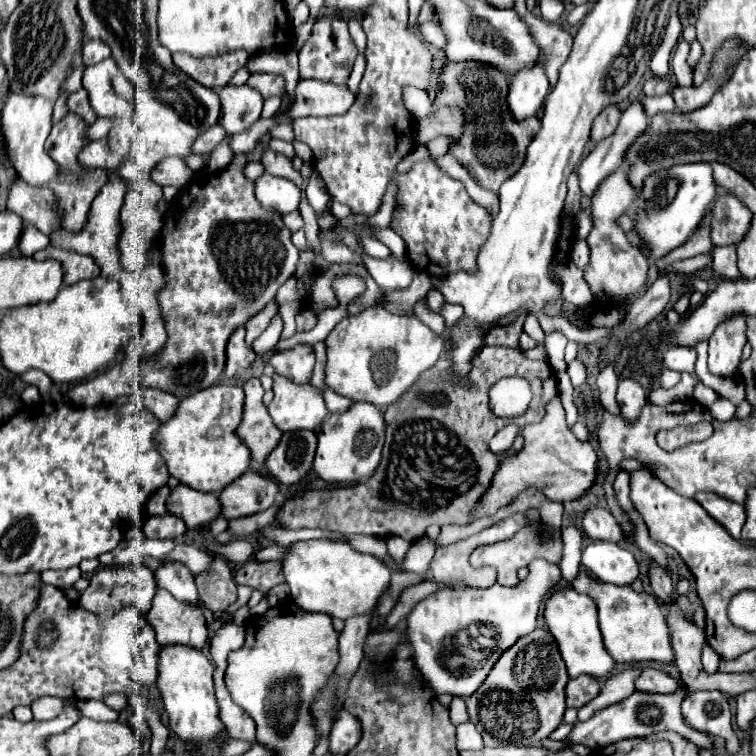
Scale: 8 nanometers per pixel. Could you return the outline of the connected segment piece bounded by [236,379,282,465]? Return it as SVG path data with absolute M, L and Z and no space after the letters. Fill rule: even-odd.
M248 379L244 385L244 393L246 393L244 419L236 433L250 449L252 459L262 465L272 447L276 447L276 443L280 441L282 431L274 425L268 407L262 403L264 389L260 385L260 379Z

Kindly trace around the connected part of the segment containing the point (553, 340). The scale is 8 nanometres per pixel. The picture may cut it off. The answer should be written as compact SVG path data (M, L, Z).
M558 331L548 334L545 338L544 346L549 354L549 363L557 372L567 371L568 366L564 361L567 342L566 337Z

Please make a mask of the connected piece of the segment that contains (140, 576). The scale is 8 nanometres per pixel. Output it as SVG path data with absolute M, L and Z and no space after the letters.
M120 565L120 567L102 567L98 569L92 579L90 587L80 595L78 607L94 613L98 621L104 621L106 617L112 617L116 611L126 609L130 605L136 605L138 613L146 617L146 613L152 607L152 597L156 595L154 587L154 573L148 567L134 567L134 565Z

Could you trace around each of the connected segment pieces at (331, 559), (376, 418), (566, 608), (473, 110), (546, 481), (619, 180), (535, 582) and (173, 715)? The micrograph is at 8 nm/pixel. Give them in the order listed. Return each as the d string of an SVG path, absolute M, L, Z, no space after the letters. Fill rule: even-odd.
M312 539L296 543L284 557L286 583L292 589L296 605L312 613L328 613L338 619L354 615L376 615L378 599L390 585L392 571L372 555L356 553L346 543Z
M352 403L348 411L330 413L316 437L318 437L318 453L314 459L314 473L328 483L356 483L366 475L376 471L380 463L380 453L384 447L386 421L384 413L372 403Z
M562 589L554 591L546 599L546 611L544 611L546 627L554 635L562 659L566 663L568 675L578 677L578 675L590 675L590 677L608 677L616 665L616 661L610 657L602 643L602 635L598 629L598 611L596 603L588 595L580 595L574 589Z
M448 63L442 71L442 85L444 89L440 91L432 111L444 105L456 105L466 115L464 135L460 141L452 143L450 153L454 153L454 157L468 167L478 185L498 193L500 185L522 167L526 149L540 129L540 119L532 117L524 119L524 123L516 123L512 115L508 115L504 99L508 93L506 75L500 75L494 67L484 67L484 63Z
M556 395L546 405L546 415L540 423L526 425L522 429L522 437L524 447L498 465L488 491L472 509L472 521L492 517L498 509L510 505L518 497L518 493L528 487L540 489L550 501L564 503L570 499L578 499L594 484L598 475L597 452L588 441L576 439L574 433L568 429L560 395Z
M616 171L604 179L596 193L592 195L592 229L586 237L590 245L590 265L584 271L584 279L588 281L592 293L596 295L596 303L608 303L610 299L628 299L636 295L638 291L644 289L646 283L646 273L648 273L648 263L644 253L634 247L626 233L618 225L618 217L628 211L628 207L634 203L636 191L632 191L632 185L628 183L628 177L622 171ZM598 297L608 297L608 299L598 299Z
M540 557L528 565L528 571L528 577L514 589L502 585L488 589L438 589L410 611L406 619L408 643L424 681L436 695L452 693L462 699L472 695L496 659L514 645L518 637L534 629L540 603L556 589L562 575L558 563ZM470 635L482 635L482 641Z
M162 647L158 667L158 687L164 695L164 709L168 713L168 725L188 747L200 747L222 733L226 725L218 717L218 703L212 683L214 667L202 651L190 647Z

